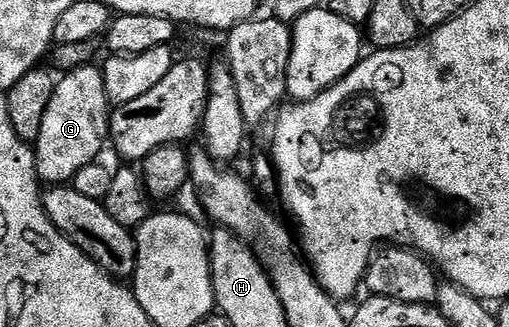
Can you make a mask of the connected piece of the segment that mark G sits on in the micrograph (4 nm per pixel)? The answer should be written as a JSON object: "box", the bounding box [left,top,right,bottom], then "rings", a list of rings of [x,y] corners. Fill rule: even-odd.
{"box":[33,64,109,183],"rings":[[[88,64],[66,71],[55,83],[49,106],[42,117],[40,136],[33,143],[35,173],[40,183],[70,183],[79,170],[95,164],[103,146],[105,150],[108,130],[109,103],[102,69]]]}

